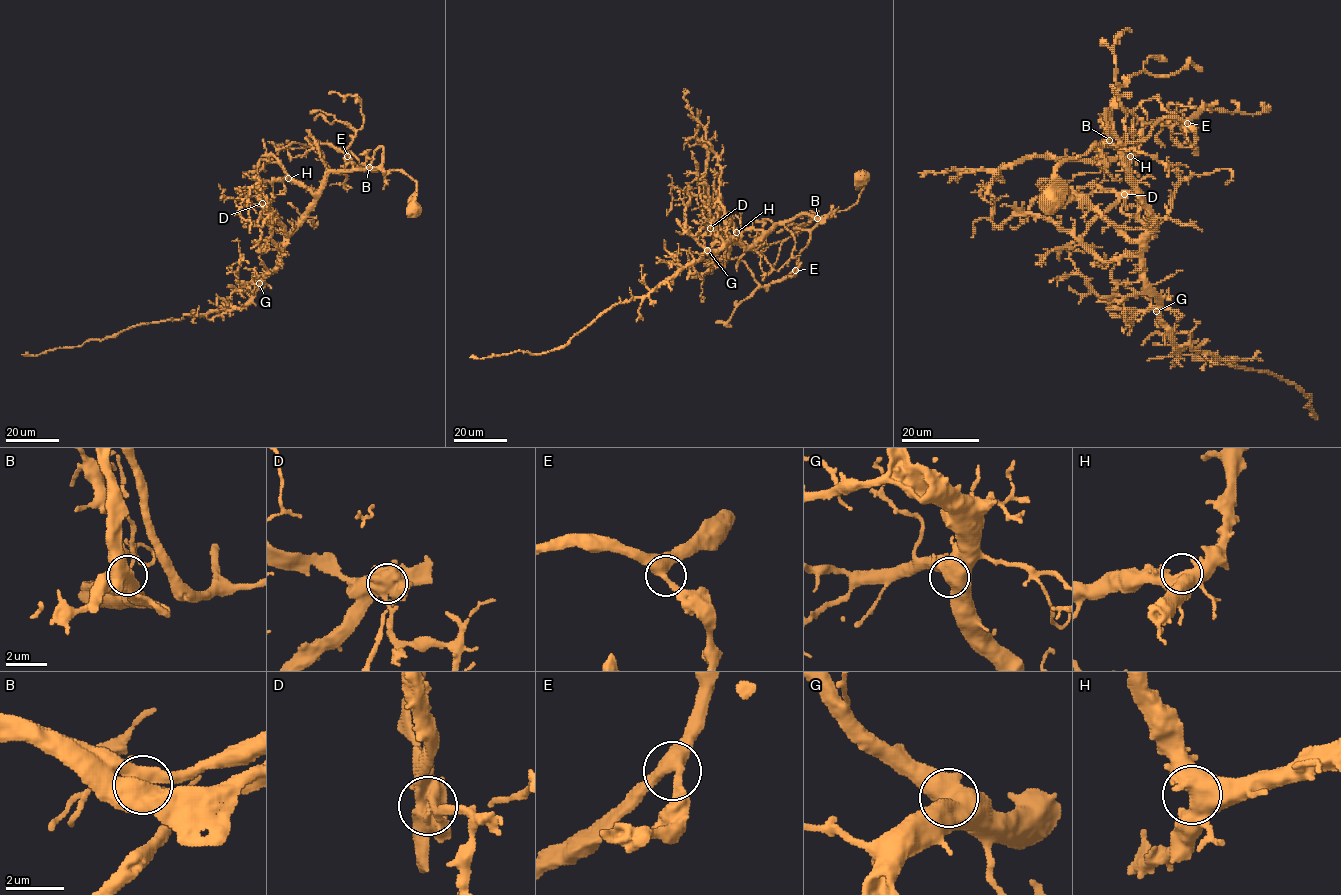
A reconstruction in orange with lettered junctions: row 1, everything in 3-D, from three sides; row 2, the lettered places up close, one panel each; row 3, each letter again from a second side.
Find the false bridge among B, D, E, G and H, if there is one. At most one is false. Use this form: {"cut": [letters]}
{"cut": ["D"]}

